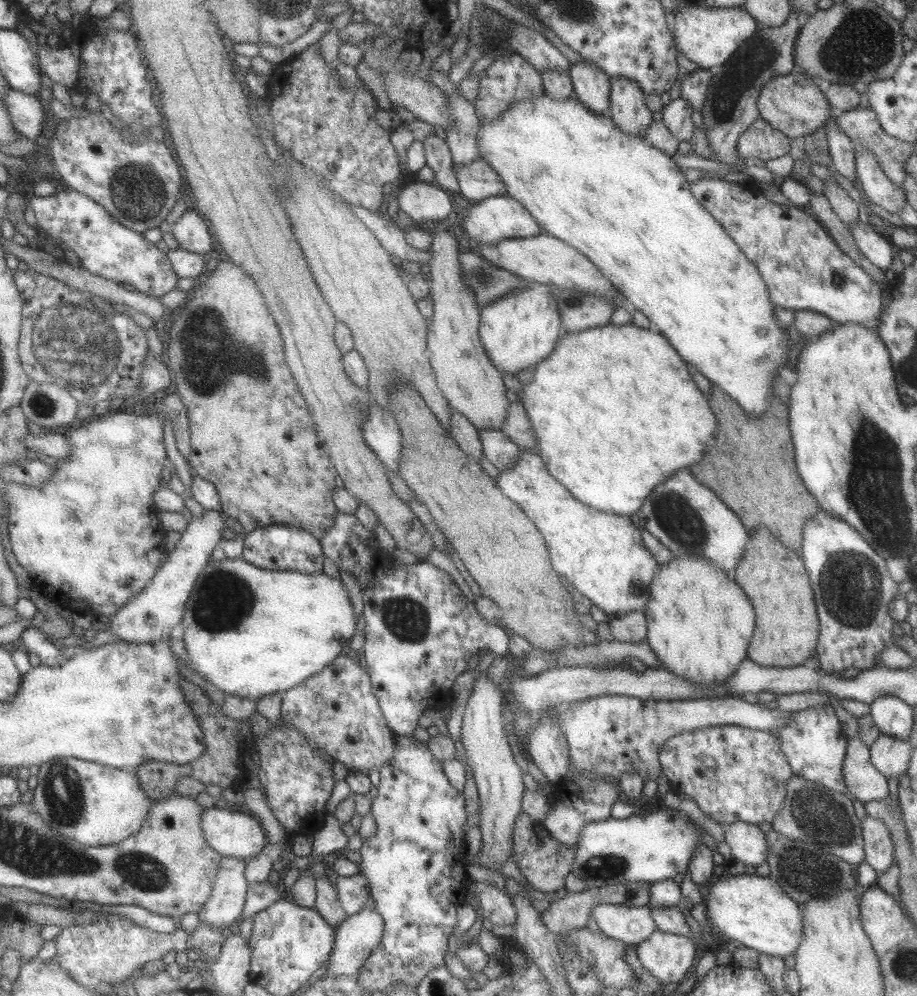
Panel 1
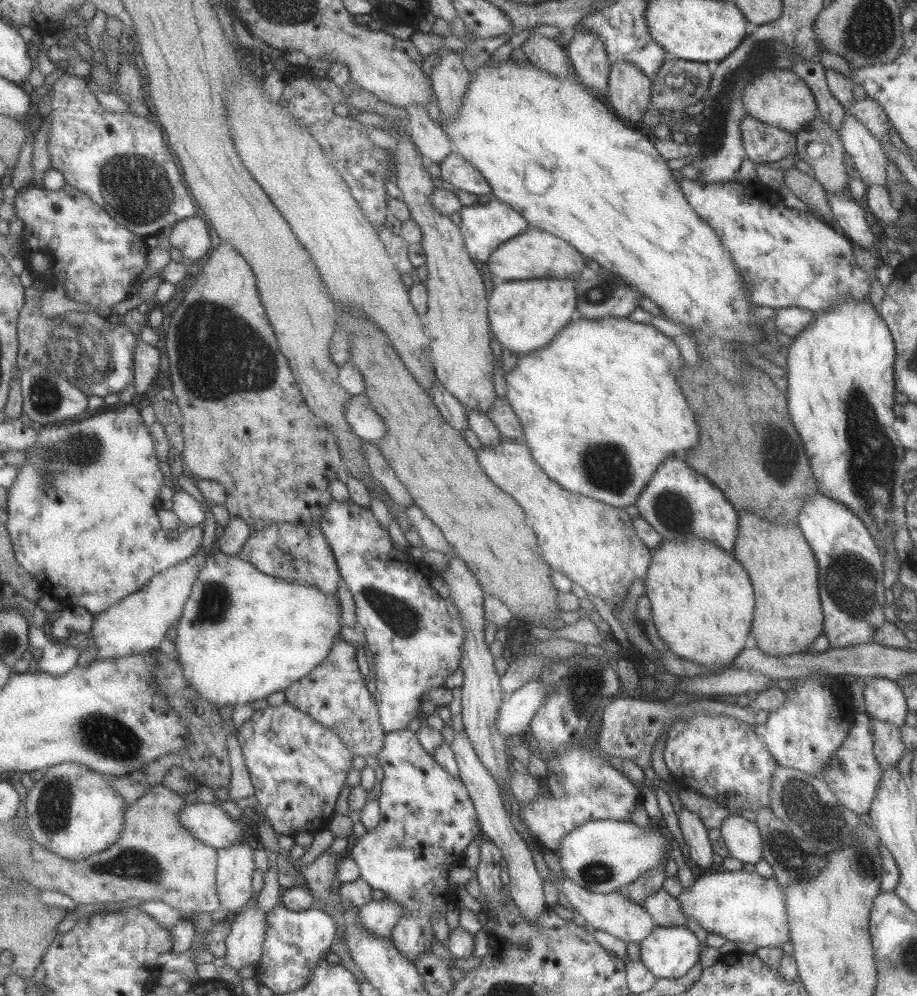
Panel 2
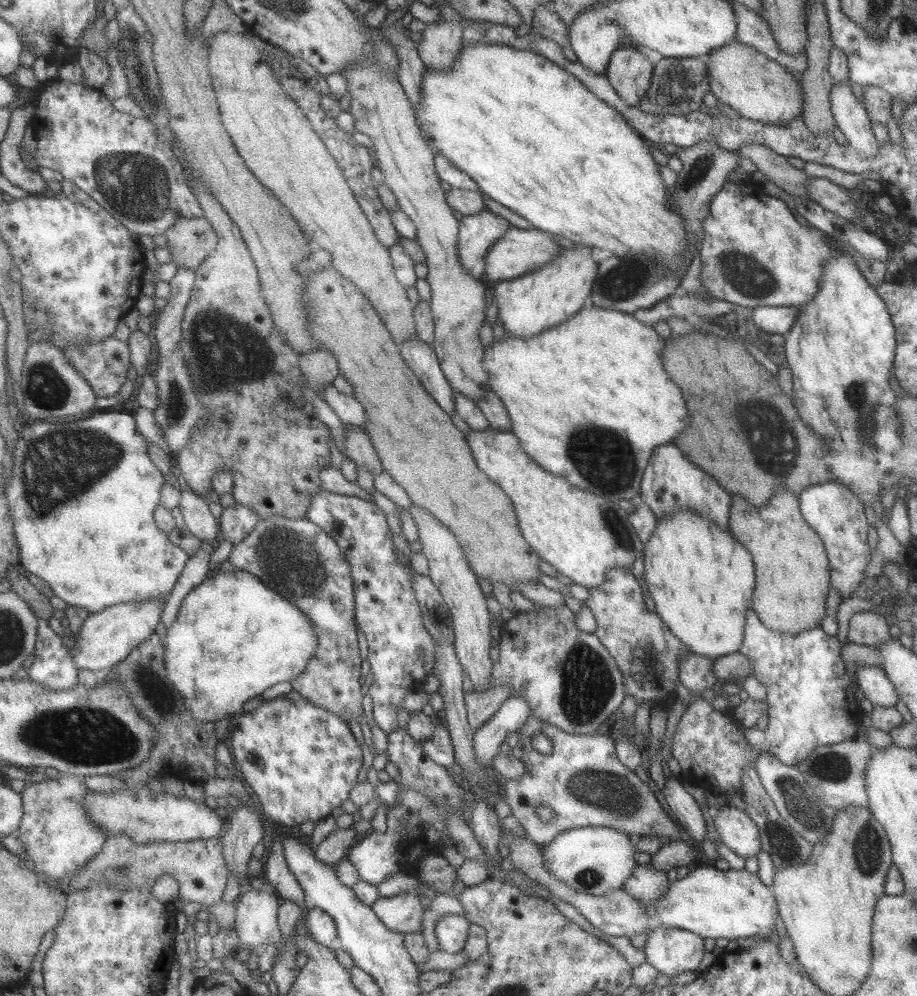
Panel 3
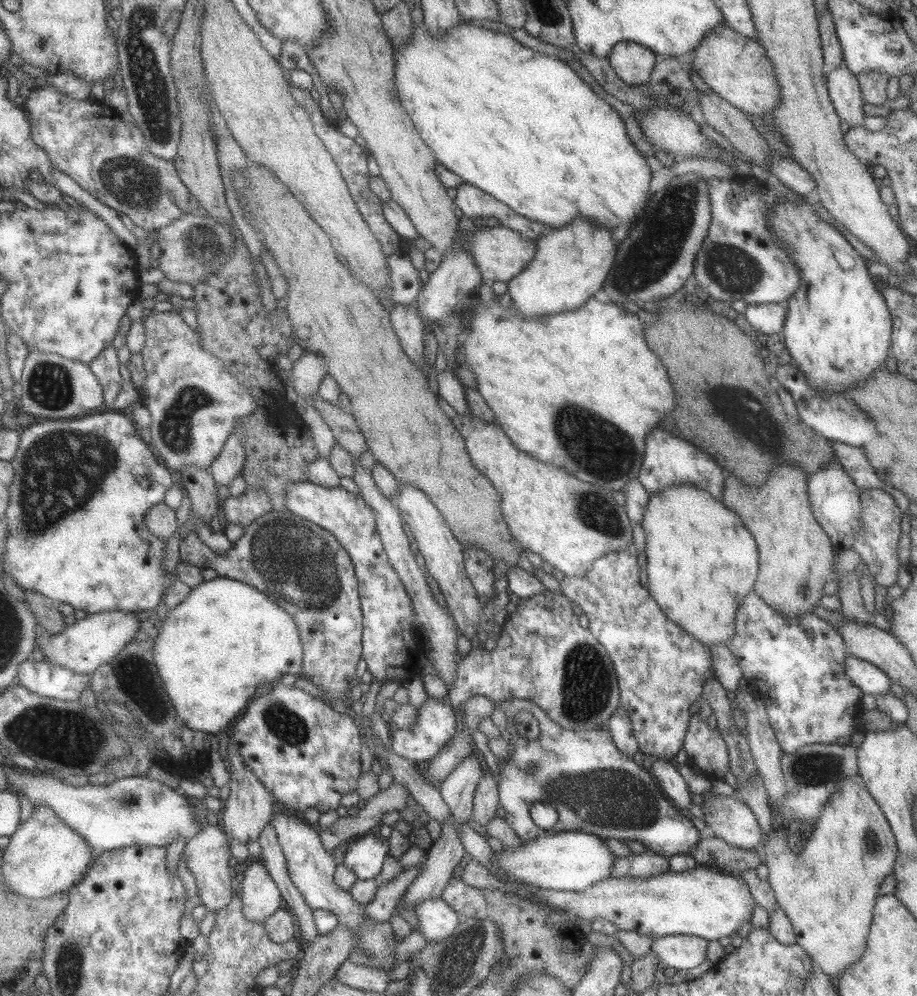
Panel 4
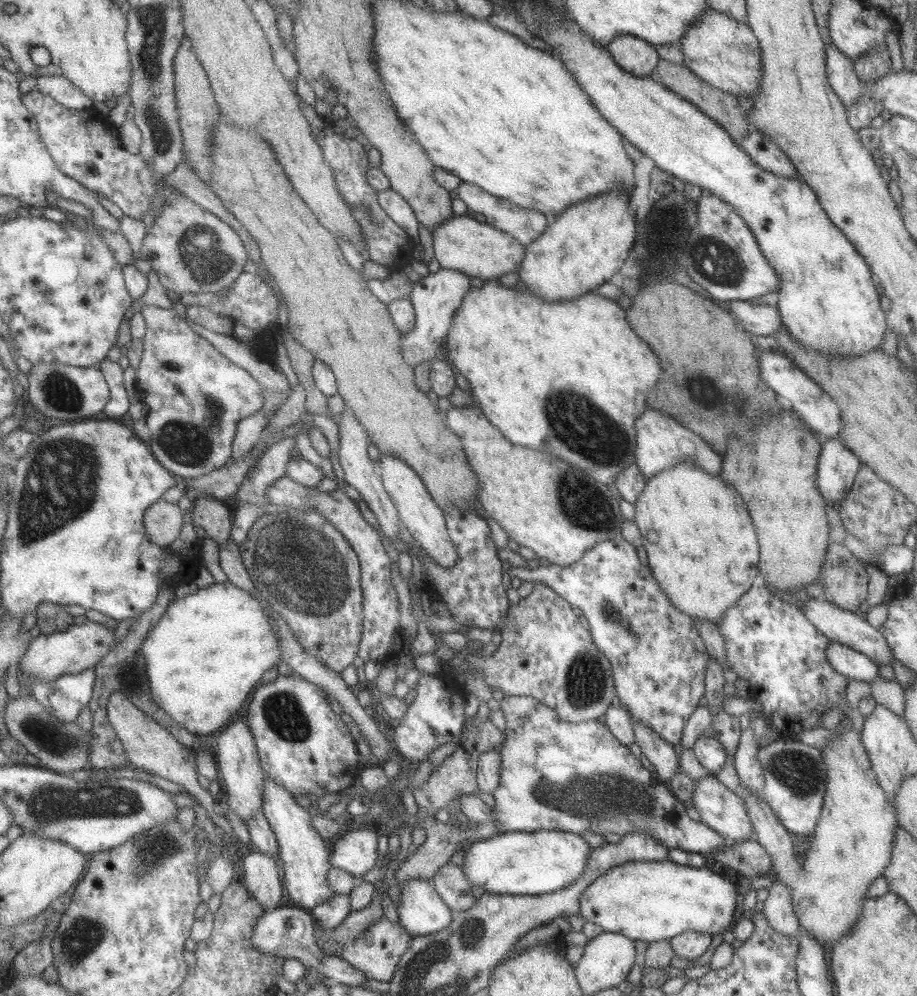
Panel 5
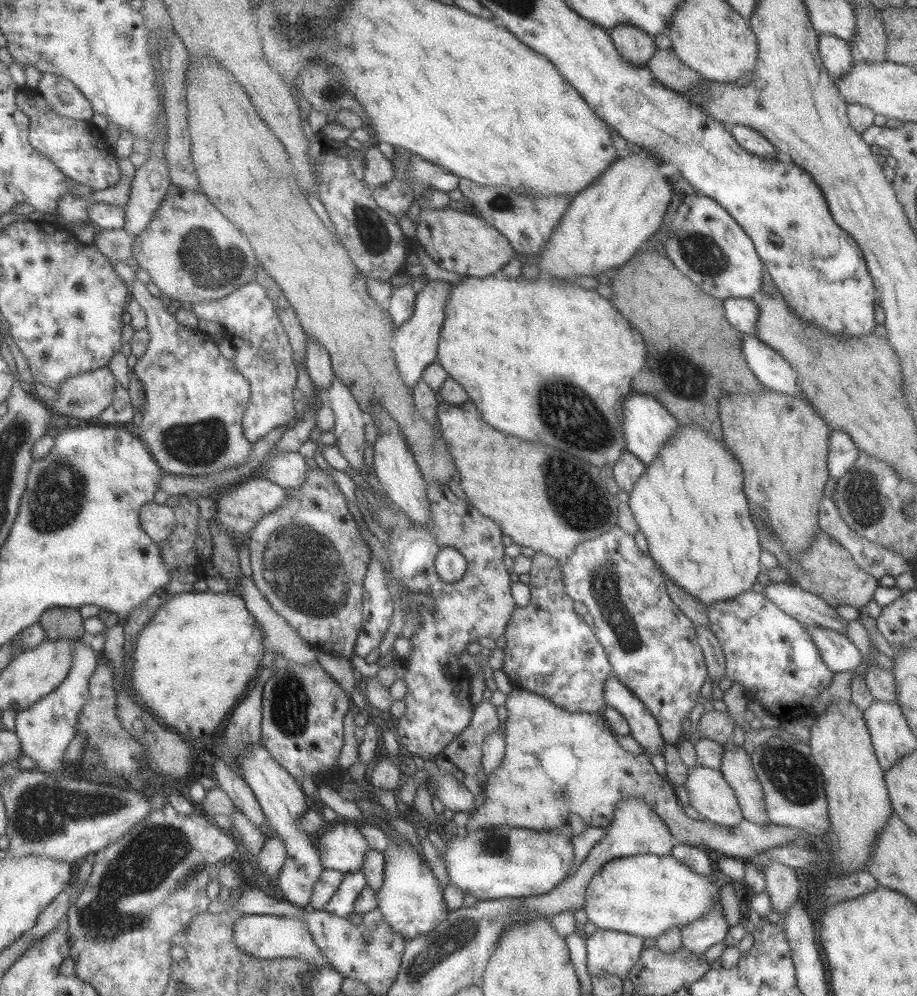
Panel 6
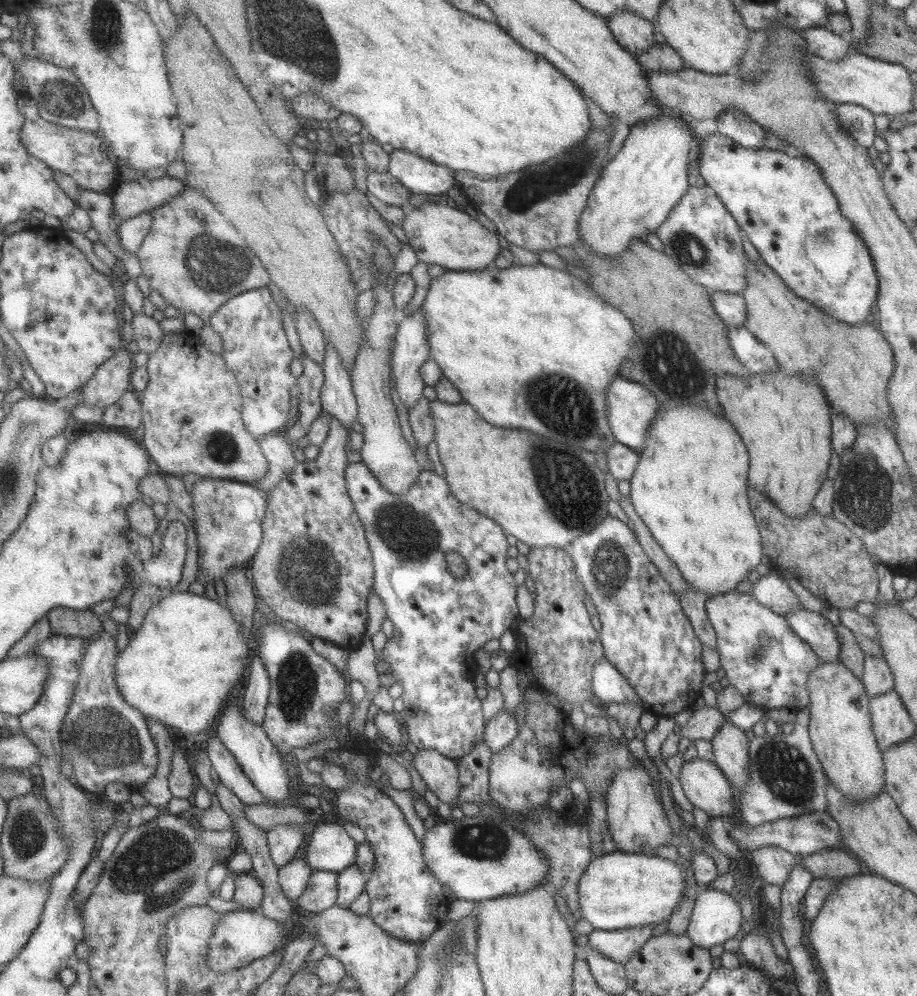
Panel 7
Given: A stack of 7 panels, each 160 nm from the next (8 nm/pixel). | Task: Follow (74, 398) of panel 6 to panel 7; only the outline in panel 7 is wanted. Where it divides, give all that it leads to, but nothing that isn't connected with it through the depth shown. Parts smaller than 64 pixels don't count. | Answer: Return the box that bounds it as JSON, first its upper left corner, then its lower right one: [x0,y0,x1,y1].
[79,345,135,408]

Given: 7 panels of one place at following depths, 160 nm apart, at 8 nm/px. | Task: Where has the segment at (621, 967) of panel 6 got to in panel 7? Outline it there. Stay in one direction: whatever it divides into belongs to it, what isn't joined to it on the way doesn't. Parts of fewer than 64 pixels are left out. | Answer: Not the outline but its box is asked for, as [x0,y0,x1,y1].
[586,926,653,966]

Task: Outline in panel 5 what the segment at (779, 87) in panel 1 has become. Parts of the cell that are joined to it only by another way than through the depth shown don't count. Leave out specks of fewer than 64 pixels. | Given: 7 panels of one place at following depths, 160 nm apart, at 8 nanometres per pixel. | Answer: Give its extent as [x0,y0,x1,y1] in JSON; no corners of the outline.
[679,9,762,96]

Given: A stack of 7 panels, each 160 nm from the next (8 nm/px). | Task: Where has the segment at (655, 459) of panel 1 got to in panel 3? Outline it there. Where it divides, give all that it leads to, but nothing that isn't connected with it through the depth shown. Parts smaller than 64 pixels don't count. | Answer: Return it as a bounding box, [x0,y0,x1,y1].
[482,305,690,500]

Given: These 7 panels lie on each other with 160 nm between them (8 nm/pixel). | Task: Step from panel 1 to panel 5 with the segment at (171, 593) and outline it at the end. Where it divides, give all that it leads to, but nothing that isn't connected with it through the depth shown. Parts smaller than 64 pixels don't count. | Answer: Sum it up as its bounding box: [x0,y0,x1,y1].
[18,621,115,694]

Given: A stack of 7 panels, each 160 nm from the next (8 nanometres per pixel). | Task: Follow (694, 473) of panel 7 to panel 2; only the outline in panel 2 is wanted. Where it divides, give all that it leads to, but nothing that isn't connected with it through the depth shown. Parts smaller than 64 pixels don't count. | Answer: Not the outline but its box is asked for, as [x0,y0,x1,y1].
[643,538,754,667]

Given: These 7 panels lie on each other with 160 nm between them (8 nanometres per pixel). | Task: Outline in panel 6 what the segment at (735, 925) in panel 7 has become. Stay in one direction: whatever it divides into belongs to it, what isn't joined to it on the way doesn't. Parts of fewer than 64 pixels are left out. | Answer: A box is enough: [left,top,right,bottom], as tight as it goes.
[680,902,729,955]

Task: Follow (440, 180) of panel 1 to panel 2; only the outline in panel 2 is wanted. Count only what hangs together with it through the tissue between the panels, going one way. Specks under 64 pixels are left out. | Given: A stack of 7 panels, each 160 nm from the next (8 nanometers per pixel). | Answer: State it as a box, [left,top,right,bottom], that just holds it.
[406,104,453,164]

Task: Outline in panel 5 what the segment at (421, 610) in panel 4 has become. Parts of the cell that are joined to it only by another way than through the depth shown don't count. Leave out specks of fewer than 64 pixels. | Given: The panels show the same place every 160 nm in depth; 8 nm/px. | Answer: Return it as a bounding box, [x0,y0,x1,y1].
[338,407,401,542]

